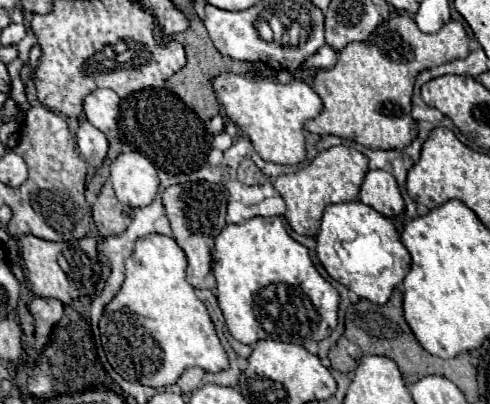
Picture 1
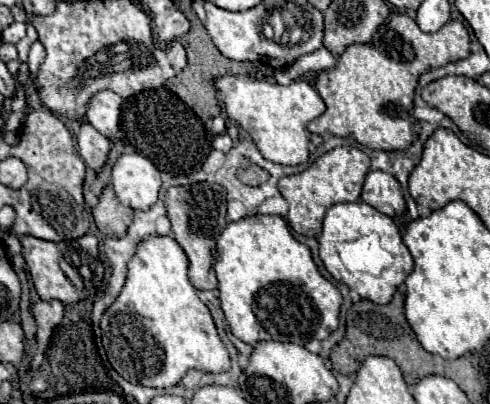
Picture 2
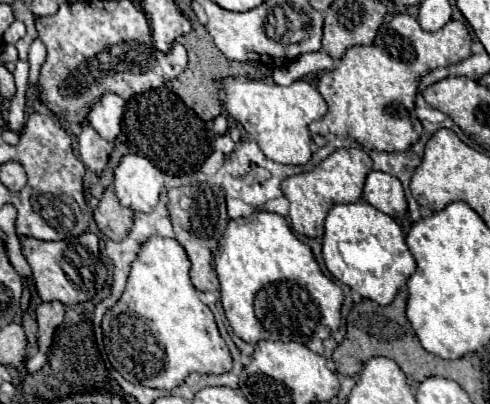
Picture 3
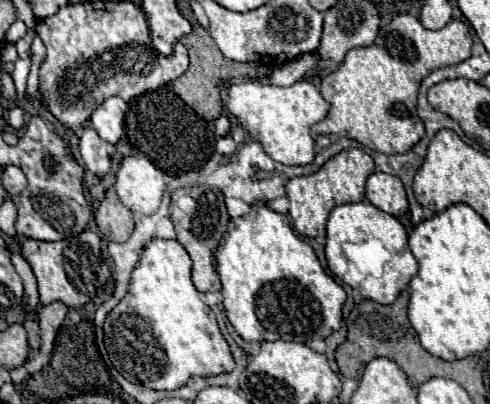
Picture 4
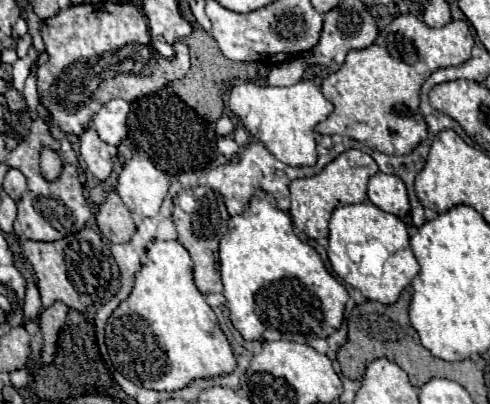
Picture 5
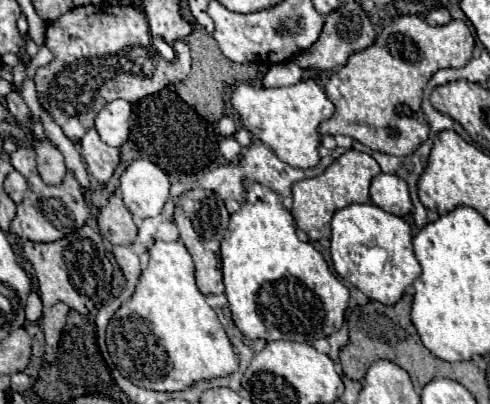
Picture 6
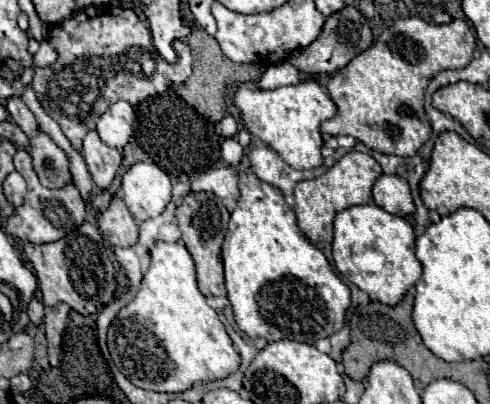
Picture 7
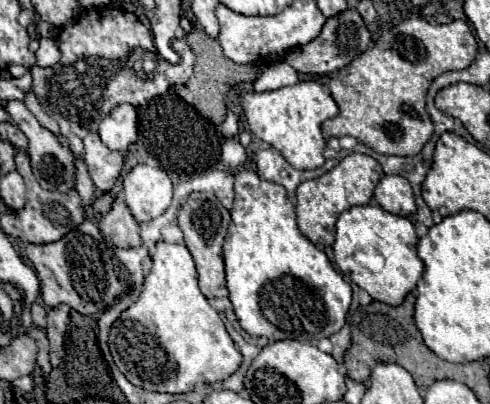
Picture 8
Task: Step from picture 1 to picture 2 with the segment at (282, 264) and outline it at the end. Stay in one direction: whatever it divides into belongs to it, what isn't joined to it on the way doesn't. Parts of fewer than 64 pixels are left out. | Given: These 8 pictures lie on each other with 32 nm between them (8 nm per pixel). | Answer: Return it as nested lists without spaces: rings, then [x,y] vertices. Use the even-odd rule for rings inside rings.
[[[256,214],[228,224],[216,242],[214,270],[218,278],[218,298],[226,322],[232,334],[246,344],[256,344],[260,340],[306,344],[308,340],[324,340],[338,328],[342,296],[338,288],[318,272],[310,256],[310,248],[294,240],[282,216]]]

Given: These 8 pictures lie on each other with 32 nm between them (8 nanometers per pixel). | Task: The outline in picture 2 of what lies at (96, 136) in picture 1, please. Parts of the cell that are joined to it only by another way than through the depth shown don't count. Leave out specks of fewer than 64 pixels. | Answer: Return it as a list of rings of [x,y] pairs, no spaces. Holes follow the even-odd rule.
[[[86,120],[80,124],[80,132],[76,138],[78,138],[80,156],[84,158],[84,162],[94,170],[102,168],[108,158],[108,152],[110,152],[110,140],[104,134],[100,134]]]

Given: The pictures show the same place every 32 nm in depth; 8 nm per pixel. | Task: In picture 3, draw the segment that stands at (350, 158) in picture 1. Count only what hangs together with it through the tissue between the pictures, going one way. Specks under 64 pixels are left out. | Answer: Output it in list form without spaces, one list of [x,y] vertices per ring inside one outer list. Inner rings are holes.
[[[338,148],[330,156],[326,156],[316,168],[310,172],[302,172],[298,176],[290,176],[282,180],[282,192],[290,202],[290,224],[298,234],[318,238],[324,232],[326,212],[334,204],[358,202],[362,198],[362,188],[368,172],[372,170],[370,156],[360,148]]]

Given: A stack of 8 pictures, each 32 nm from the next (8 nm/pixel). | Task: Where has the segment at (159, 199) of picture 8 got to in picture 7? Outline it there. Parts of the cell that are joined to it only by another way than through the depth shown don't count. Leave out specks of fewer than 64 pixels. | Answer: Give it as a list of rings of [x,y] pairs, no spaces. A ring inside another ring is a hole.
[[[136,162],[122,176],[122,194],[128,210],[138,220],[148,220],[170,202],[170,178],[156,164]]]

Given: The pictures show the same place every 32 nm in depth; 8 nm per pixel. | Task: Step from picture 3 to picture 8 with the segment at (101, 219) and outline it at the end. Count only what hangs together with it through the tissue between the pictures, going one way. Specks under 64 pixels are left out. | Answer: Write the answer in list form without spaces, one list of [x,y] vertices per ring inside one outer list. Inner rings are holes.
[[[118,196],[112,202],[112,208],[102,216],[100,230],[104,240],[116,248],[134,248],[140,244],[140,226],[122,196]]]

